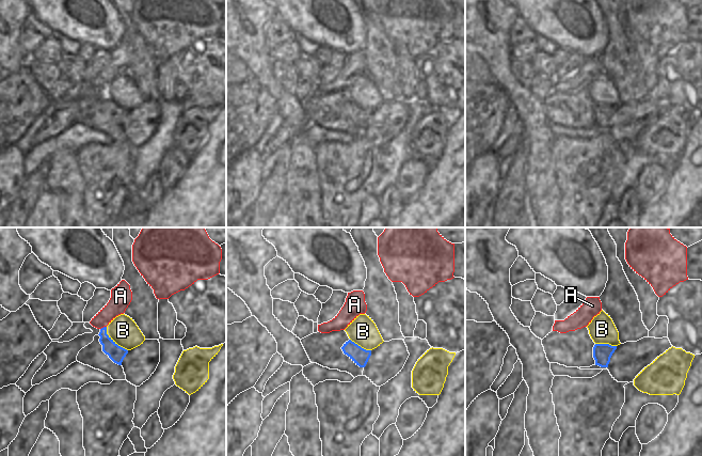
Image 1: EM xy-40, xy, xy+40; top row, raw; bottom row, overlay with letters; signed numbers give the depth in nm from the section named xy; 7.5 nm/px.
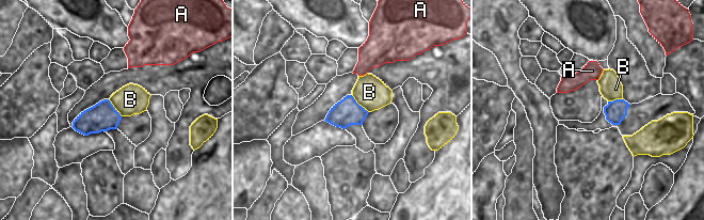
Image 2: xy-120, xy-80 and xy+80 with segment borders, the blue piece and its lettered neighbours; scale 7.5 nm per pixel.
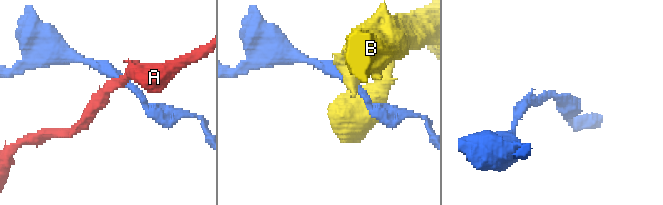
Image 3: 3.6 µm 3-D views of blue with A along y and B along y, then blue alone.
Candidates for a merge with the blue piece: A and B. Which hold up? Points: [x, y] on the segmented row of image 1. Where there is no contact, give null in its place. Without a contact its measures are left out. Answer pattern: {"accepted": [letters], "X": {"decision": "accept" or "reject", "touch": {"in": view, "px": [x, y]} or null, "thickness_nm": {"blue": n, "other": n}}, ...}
{"accepted": [], "A": {"decision": "reject", "touch": {"in": "xy-40", "px": [104, 327]}, "thickness_nm": {"blue": 120, "other": 150}}, "B": {"decision": "reject", "touch": {"in": "xy-40", "px": [114, 342]}, "thickness_nm": {"blue": 120, "other": 220}}}

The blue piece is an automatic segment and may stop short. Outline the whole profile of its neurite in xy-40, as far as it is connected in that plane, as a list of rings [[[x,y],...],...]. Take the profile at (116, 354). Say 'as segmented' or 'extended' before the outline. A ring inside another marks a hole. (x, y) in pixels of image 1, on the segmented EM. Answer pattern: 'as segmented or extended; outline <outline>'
as segmented; outline [[[107,327],[100,329],[98,334],[100,336],[99,342],[102,345],[102,351],[109,356],[109,358],[116,364],[122,365],[122,362],[128,350],[118,346],[108,334]]]

